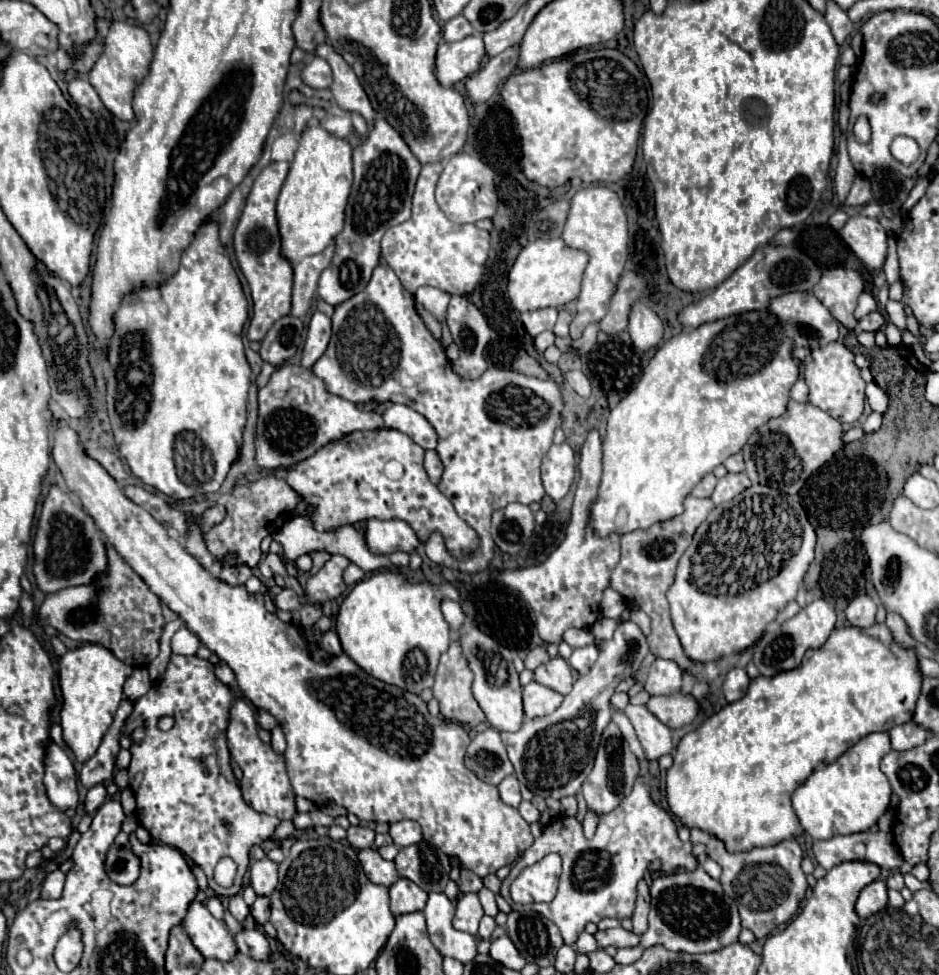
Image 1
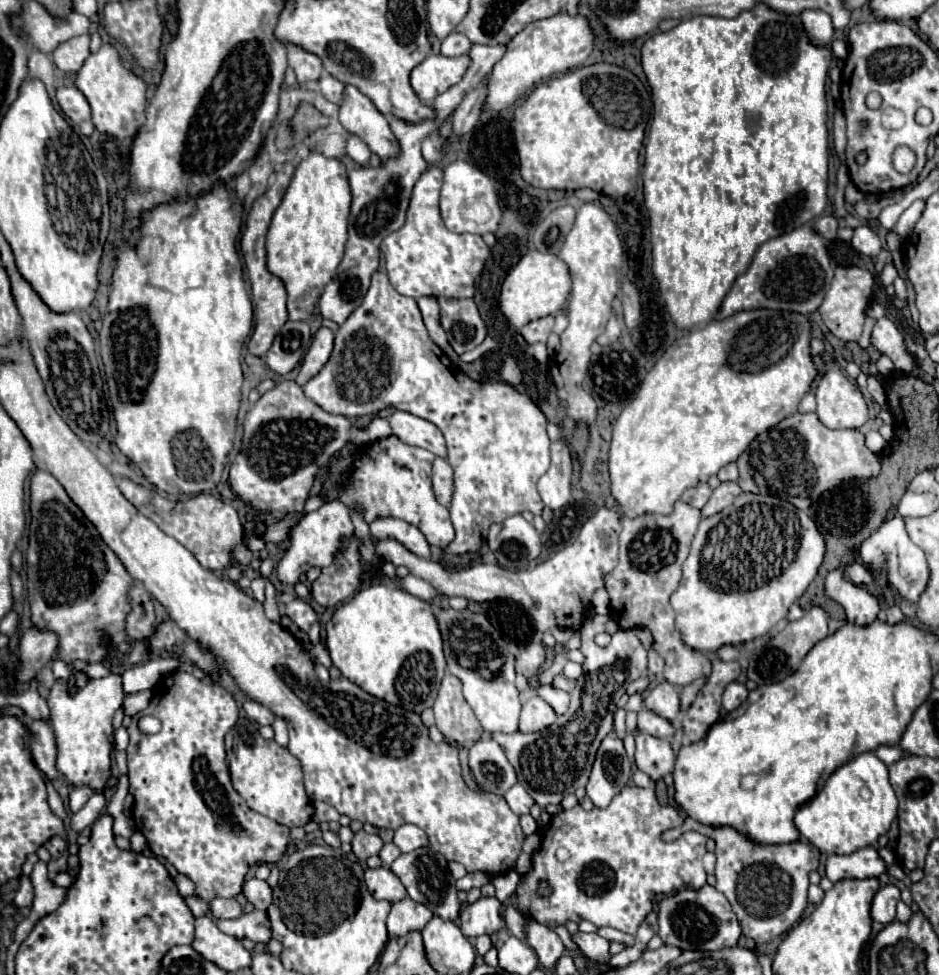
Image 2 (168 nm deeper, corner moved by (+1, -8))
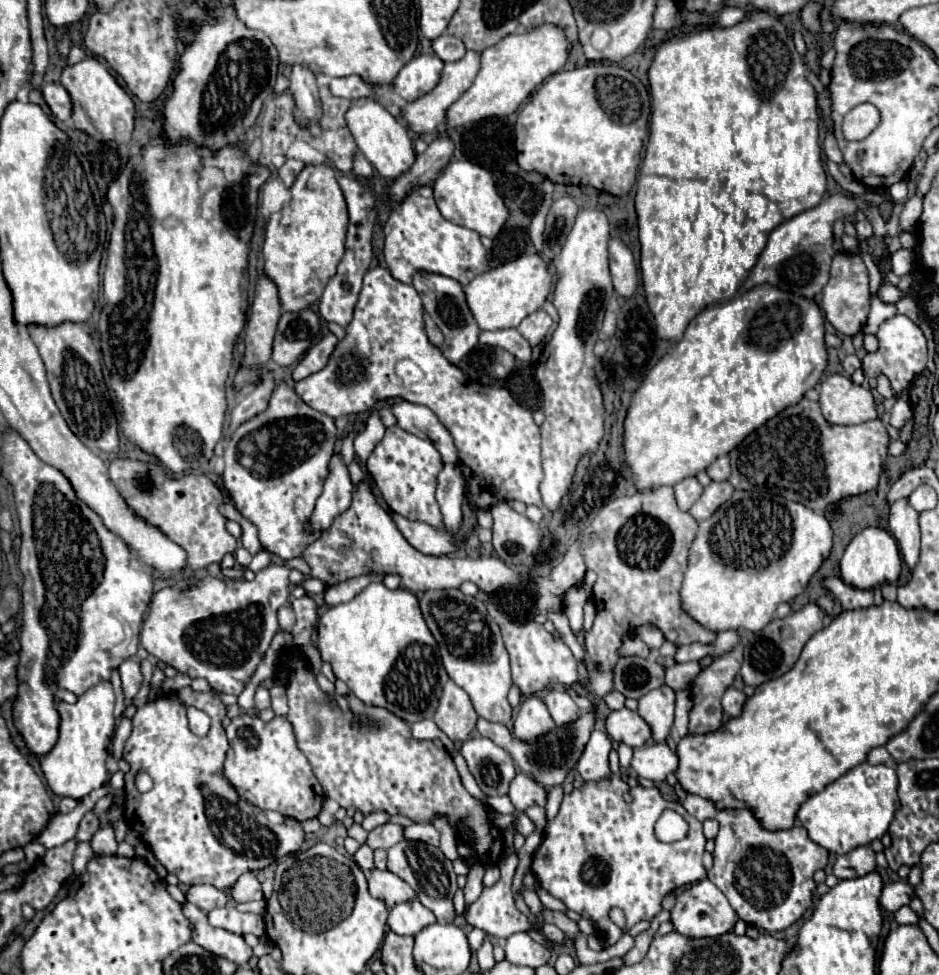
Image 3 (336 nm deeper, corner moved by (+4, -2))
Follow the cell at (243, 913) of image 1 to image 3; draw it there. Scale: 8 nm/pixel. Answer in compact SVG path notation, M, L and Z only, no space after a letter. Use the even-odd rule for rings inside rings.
M198 884L198 886L190 886L186 892L186 900L196 904L200 910L210 912L214 908L222 908L226 906L226 894L210 884Z

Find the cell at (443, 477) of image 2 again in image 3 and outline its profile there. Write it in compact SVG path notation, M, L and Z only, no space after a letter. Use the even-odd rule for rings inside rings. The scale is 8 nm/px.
M444 464L438 474L436 500L440 504L446 528L456 534L462 526L462 500L464 500L464 476L458 464Z

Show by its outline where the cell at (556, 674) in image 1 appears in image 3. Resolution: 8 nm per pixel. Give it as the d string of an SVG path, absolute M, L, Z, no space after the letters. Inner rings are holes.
M554 688L554 690L546 692L544 694L544 704L550 710L550 716L556 722L556 726L570 724L570 722L578 720L578 716L580 716L578 706L574 704L574 700L570 698L570 694L566 690Z

